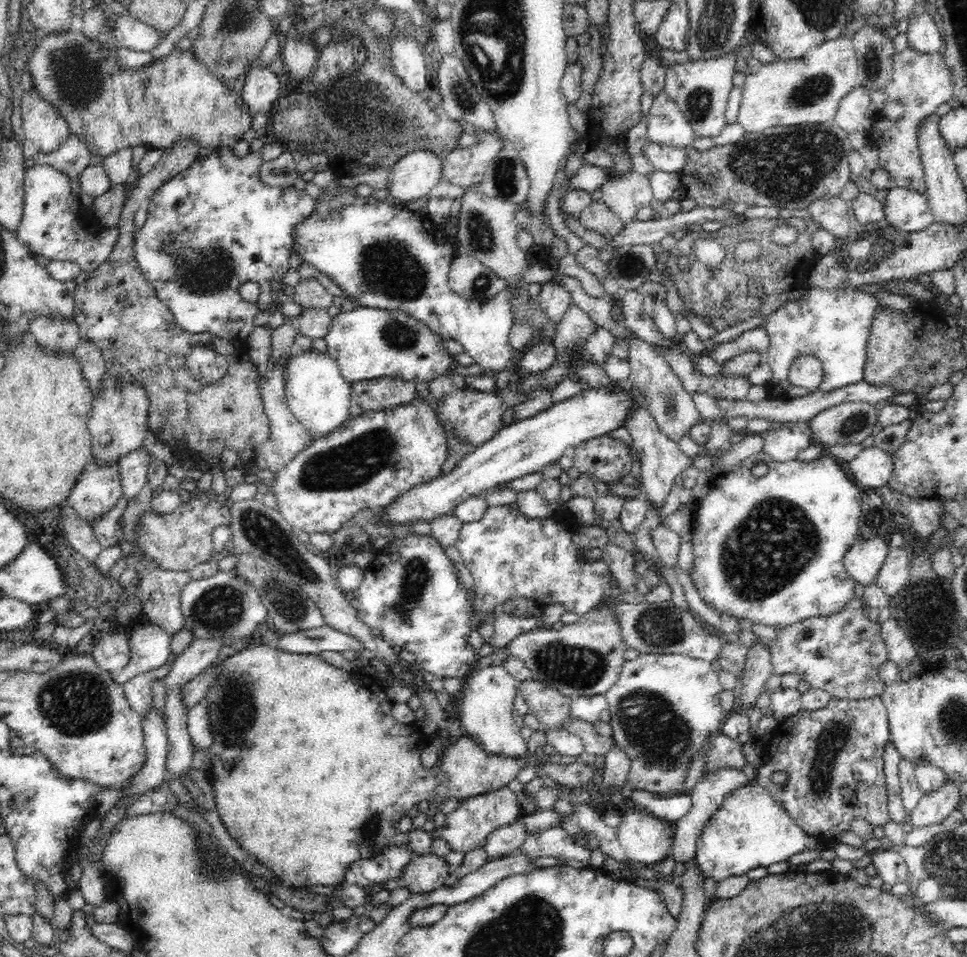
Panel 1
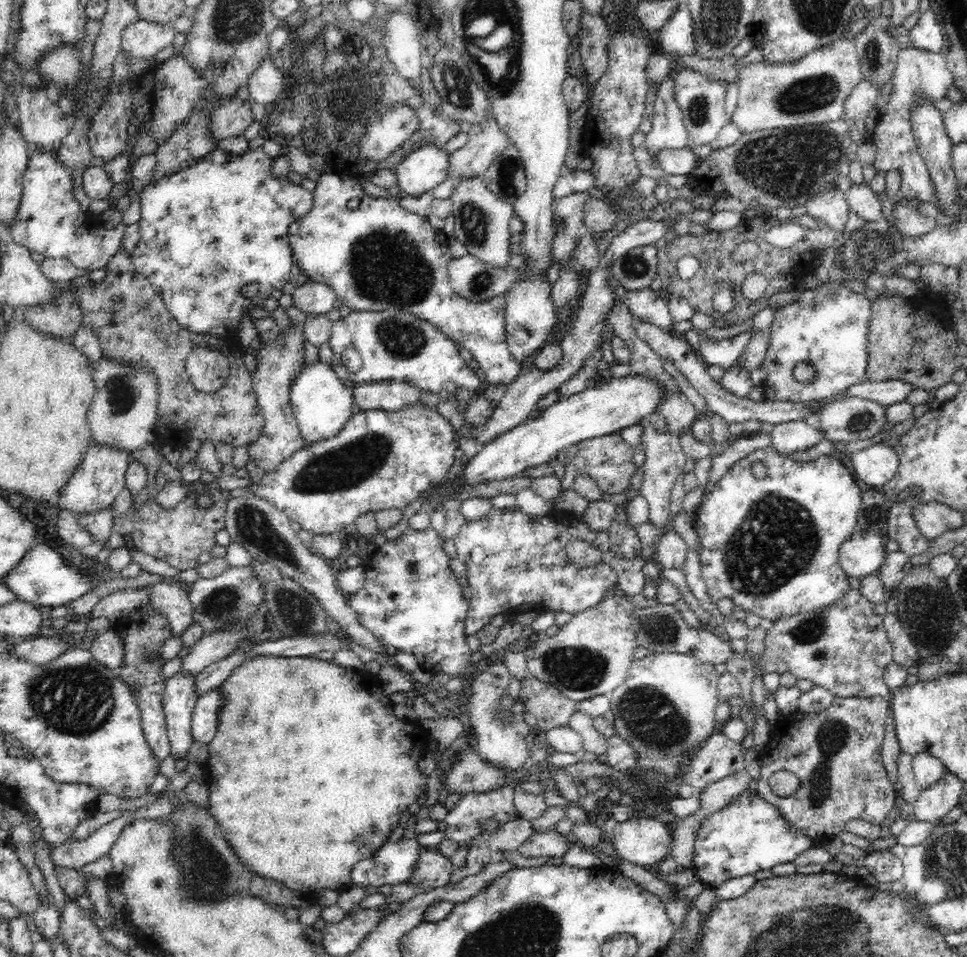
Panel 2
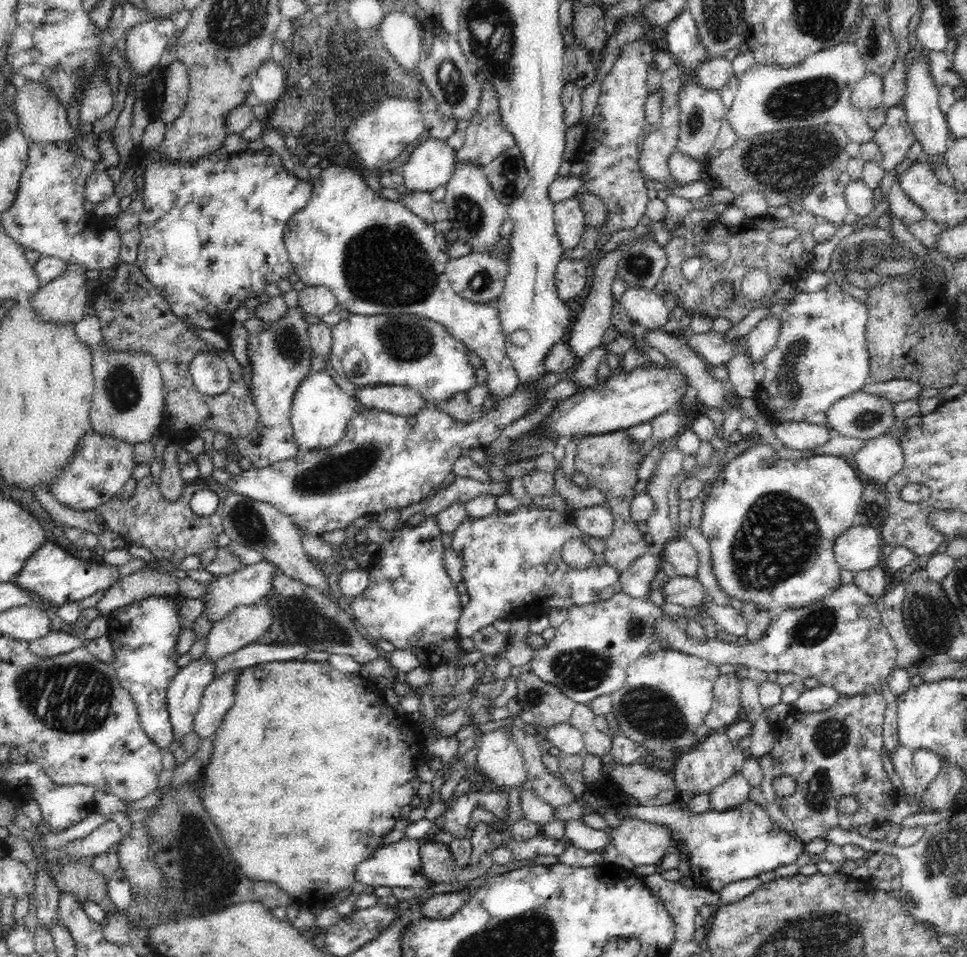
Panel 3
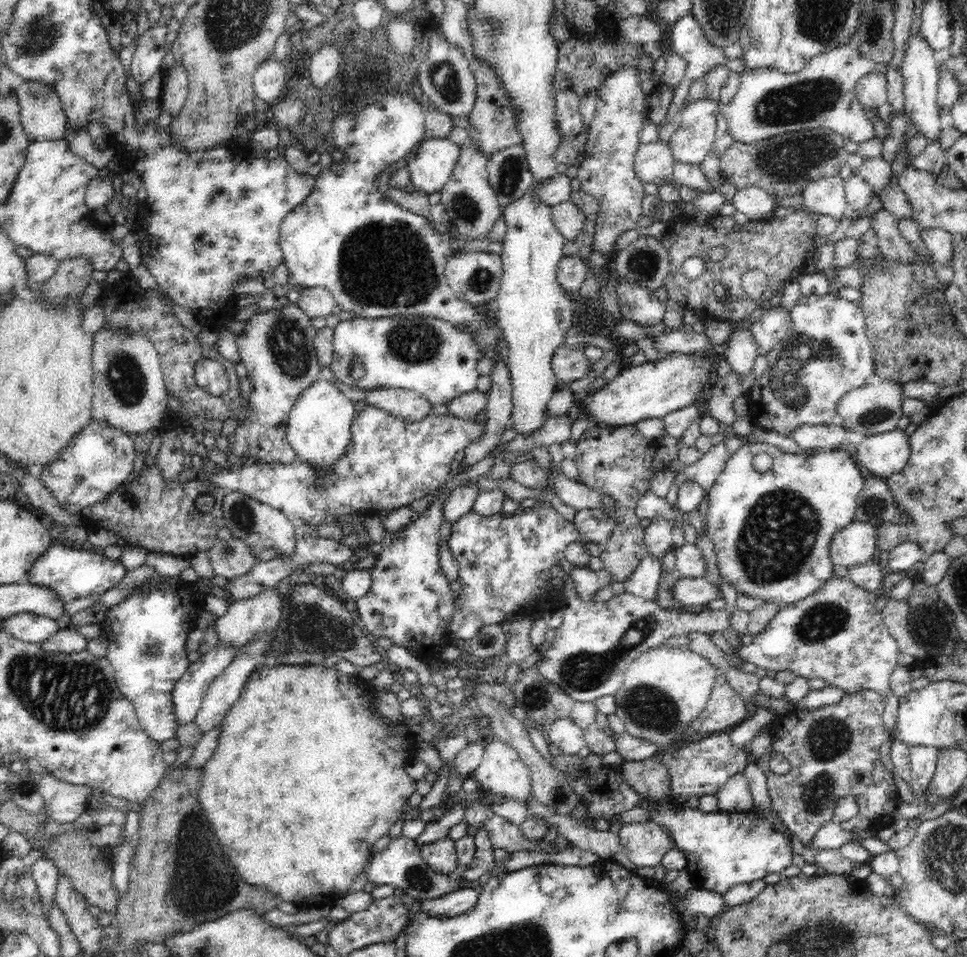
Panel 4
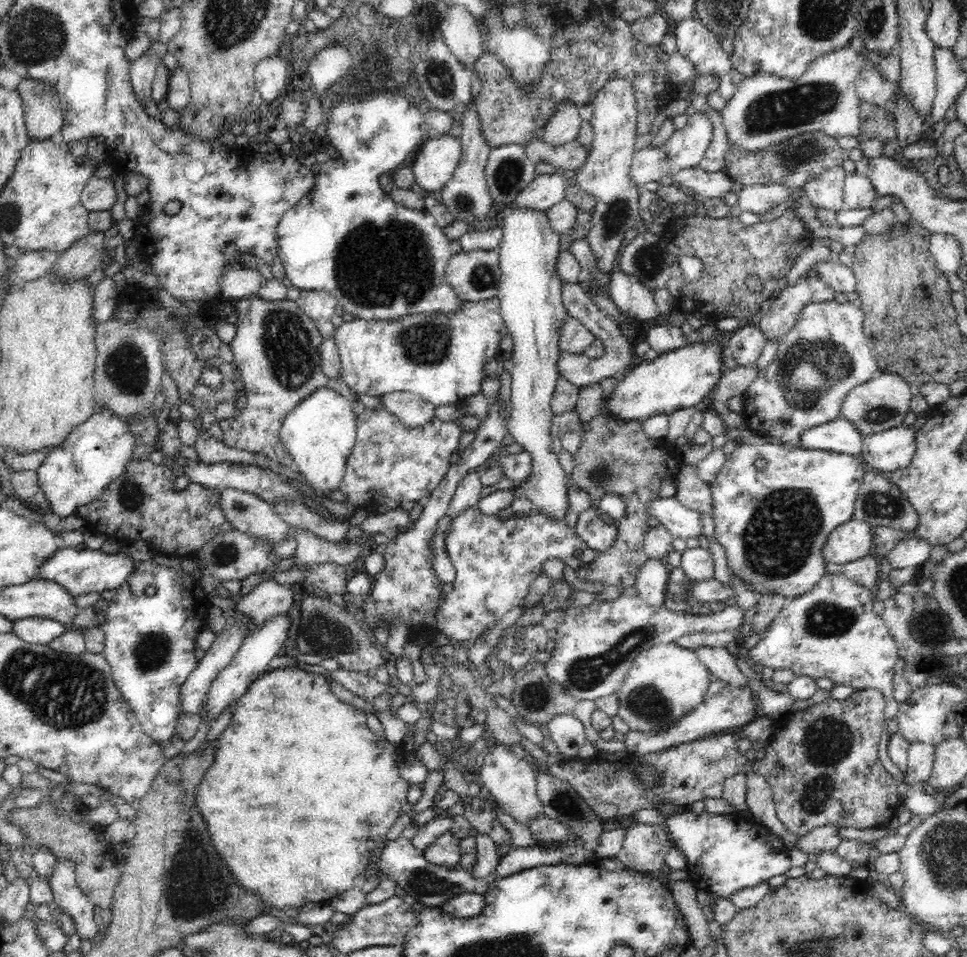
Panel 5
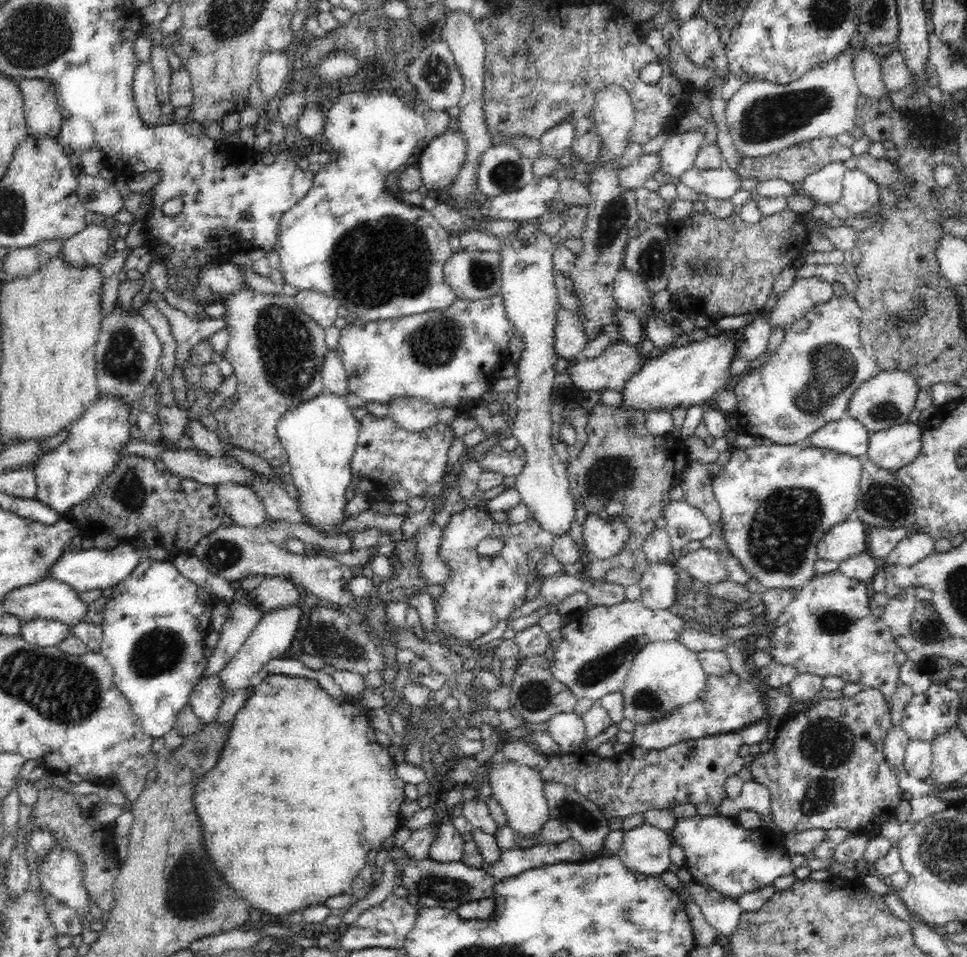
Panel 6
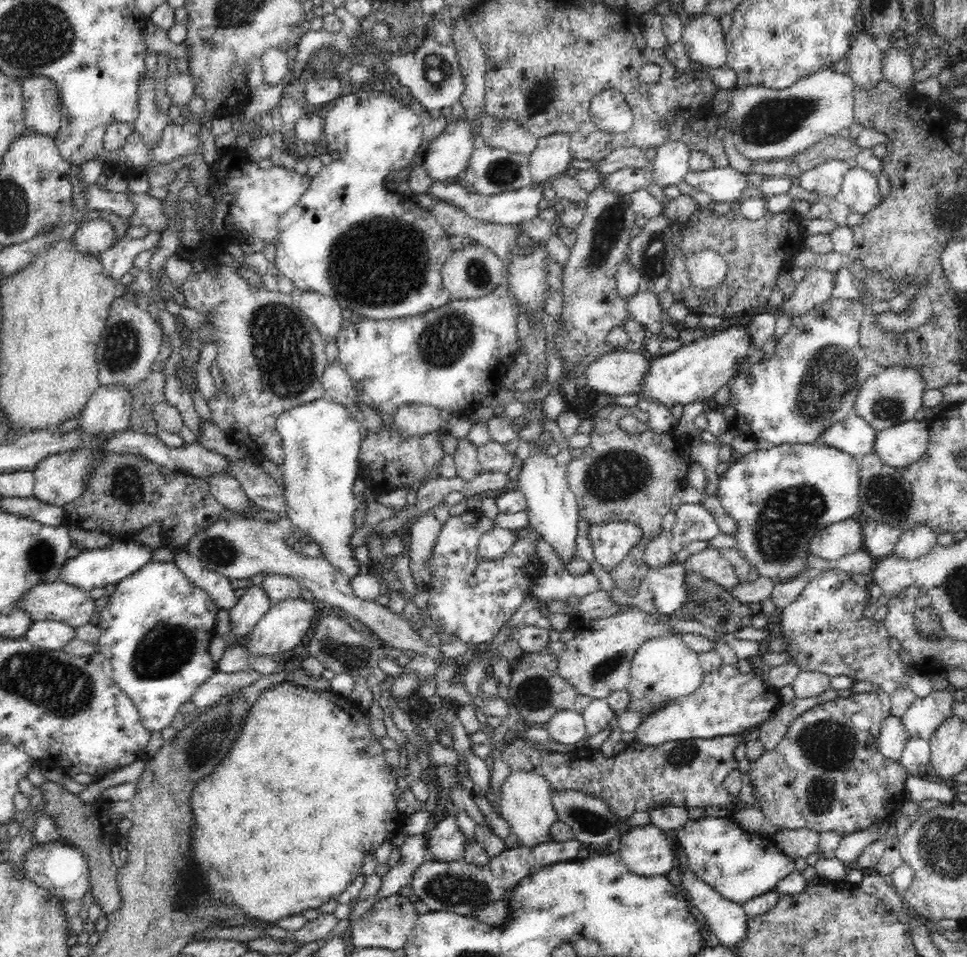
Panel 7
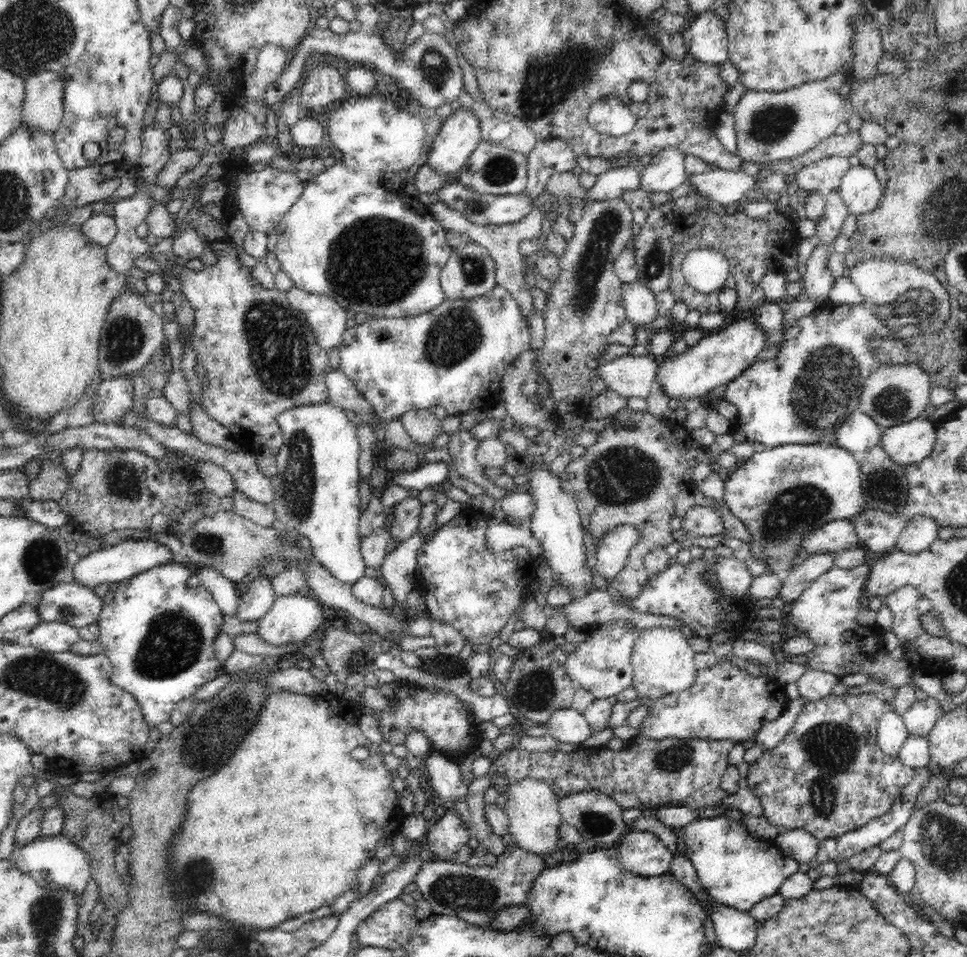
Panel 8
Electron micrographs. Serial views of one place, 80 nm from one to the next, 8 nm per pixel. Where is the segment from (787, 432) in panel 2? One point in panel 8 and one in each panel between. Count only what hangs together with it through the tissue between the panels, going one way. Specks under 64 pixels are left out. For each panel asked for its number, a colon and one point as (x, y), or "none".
3: (799, 436)
4: (826, 436)
5: (843, 436)
6: (846, 435)
7: (854, 435)
8: (859, 433)

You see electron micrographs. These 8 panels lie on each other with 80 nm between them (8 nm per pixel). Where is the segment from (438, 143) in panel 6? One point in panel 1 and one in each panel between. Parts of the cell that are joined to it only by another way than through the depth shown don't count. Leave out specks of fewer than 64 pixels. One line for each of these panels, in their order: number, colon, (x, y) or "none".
1: (414, 176)
2: (425, 168)
3: (431, 165)
4: (431, 165)
5: (438, 158)

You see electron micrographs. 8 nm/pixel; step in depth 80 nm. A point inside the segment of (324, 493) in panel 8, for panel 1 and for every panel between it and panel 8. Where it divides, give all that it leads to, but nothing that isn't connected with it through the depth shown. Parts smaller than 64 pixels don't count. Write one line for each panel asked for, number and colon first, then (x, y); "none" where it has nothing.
1: (319, 397)
2: (321, 402)
3: (320, 411)
4: (319, 425)
5: (319, 434)
6: (320, 436)
7: (322, 441)

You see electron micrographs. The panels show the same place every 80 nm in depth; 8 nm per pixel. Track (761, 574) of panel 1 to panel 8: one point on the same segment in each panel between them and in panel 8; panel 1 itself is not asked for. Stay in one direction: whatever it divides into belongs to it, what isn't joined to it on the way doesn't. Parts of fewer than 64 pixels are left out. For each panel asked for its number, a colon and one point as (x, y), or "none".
2: (771, 546)
3: (771, 528)
4: (804, 498)
5: (773, 523)
6: (776, 501)
7: (779, 497)
8: (780, 493)

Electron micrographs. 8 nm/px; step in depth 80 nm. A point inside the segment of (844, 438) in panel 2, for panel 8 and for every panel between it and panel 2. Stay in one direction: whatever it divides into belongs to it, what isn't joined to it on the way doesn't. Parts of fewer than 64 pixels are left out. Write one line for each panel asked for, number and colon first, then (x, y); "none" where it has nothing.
3: (859, 415)
4: (868, 410)
5: (882, 403)
6: (886, 400)
7: (894, 395)
8: (895, 393)

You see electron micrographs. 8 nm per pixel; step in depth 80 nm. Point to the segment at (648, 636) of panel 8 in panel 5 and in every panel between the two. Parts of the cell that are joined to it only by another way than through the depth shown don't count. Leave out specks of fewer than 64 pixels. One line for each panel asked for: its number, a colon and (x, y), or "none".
5: (666, 681)
6: (665, 674)
7: (663, 668)

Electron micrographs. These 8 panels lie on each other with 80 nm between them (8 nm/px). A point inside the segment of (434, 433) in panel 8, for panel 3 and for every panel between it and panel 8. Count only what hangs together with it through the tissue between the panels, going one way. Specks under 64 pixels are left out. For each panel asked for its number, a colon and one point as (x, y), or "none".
3: (402, 401)
4: (408, 405)
5: (411, 410)
6: (413, 415)
7: (415, 420)

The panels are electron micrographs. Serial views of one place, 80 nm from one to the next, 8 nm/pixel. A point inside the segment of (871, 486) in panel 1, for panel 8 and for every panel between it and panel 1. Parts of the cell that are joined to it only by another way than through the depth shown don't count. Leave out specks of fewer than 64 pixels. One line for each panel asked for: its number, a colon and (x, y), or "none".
2: (874, 466)
3: (881, 458)
4: (881, 455)
5: (886, 451)
6: (893, 448)
7: (900, 445)
8: (910, 442)

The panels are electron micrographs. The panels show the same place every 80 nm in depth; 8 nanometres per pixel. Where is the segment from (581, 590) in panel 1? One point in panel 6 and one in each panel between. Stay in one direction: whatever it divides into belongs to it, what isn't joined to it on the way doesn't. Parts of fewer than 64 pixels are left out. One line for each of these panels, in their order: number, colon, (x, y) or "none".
2: (511, 558)
3: (512, 559)
4: (505, 559)
5: (496, 560)
6: (481, 591)

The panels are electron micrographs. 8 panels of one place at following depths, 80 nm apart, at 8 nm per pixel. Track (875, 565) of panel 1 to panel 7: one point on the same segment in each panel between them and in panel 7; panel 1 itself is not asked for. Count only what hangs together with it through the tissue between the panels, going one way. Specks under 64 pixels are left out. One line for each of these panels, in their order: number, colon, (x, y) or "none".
2: (862, 554)
3: (860, 547)
4: (855, 544)
5: (852, 540)
6: (846, 539)
7: (836, 540)

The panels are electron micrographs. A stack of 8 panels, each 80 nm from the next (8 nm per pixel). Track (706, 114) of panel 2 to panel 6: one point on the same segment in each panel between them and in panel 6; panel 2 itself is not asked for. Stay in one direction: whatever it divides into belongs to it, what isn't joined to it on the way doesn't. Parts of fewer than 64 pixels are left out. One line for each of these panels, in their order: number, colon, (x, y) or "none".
3: (702, 112)
4: (690, 144)
5: (685, 149)
6: (678, 154)

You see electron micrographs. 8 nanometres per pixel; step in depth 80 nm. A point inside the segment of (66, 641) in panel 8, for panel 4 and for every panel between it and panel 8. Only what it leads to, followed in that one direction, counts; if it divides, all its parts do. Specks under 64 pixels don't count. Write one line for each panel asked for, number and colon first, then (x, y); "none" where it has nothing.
4: (27, 627)
5: (41, 631)
6: (45, 633)
7: (51, 635)

